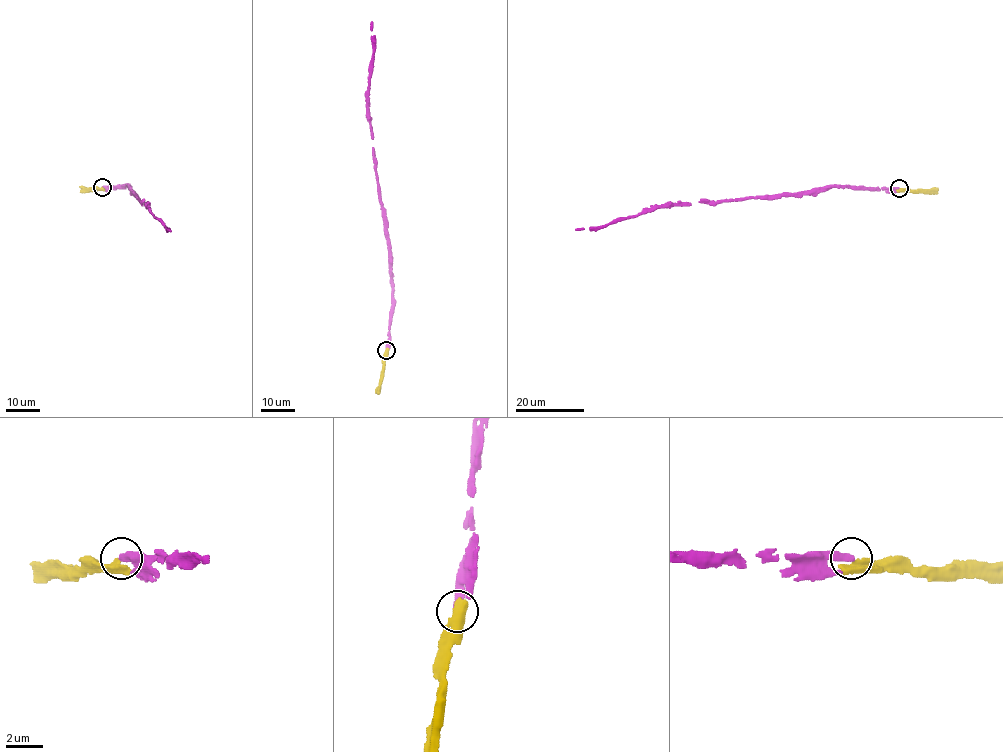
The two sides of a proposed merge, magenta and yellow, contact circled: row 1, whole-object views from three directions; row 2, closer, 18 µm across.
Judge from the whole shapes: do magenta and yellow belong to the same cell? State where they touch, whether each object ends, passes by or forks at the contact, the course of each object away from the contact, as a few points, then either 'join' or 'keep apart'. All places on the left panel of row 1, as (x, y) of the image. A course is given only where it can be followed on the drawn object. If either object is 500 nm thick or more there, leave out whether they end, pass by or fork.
(102, 187) | magenta via (102, 187), (130, 185), (140, 202), (147, 204), (154, 217), (170, 230) | yellow via (102, 188), (85, 188), (80, 192) | join

